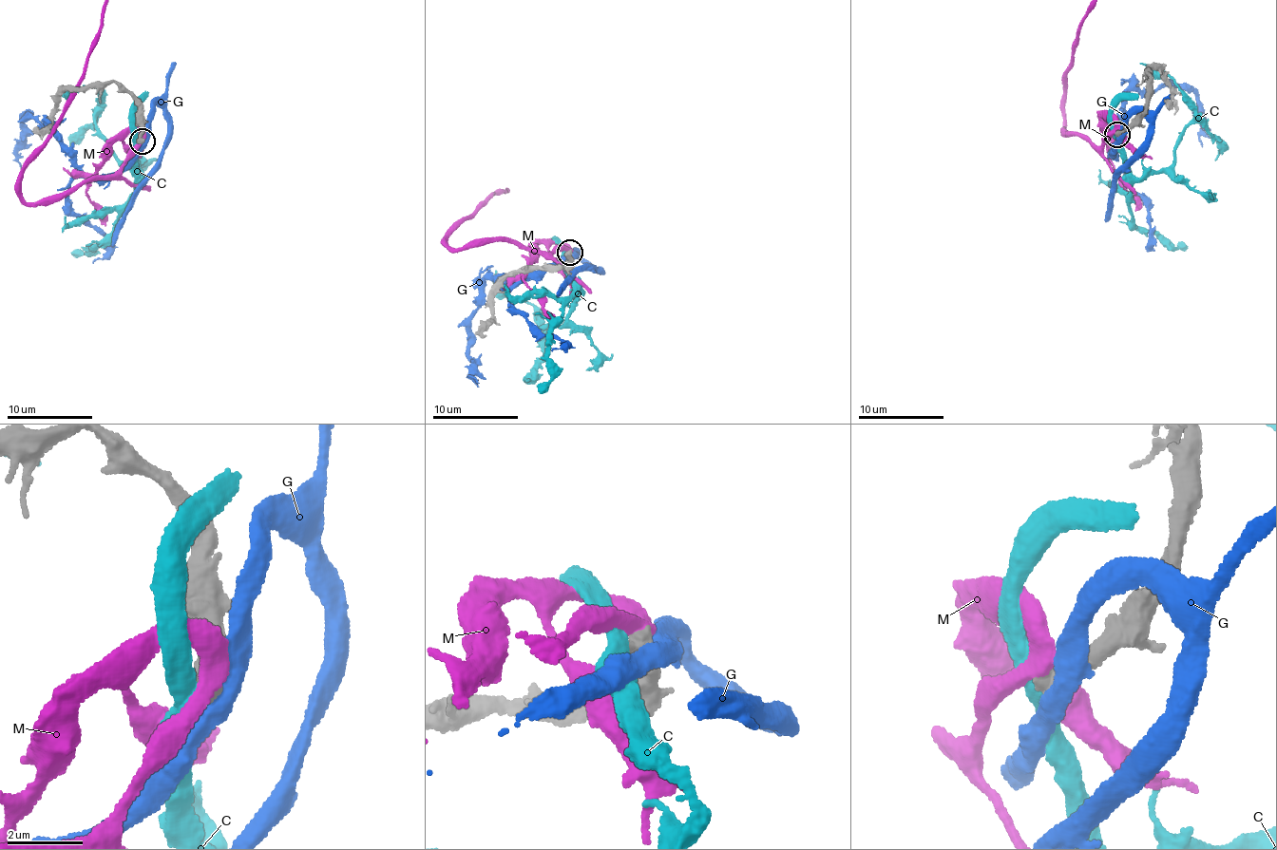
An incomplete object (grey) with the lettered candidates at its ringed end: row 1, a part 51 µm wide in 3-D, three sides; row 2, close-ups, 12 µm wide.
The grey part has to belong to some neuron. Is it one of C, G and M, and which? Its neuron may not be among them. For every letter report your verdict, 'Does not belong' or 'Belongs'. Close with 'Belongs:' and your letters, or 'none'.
C: Does not belong
G: Does not belong
M: Does not belong
Belongs: none

